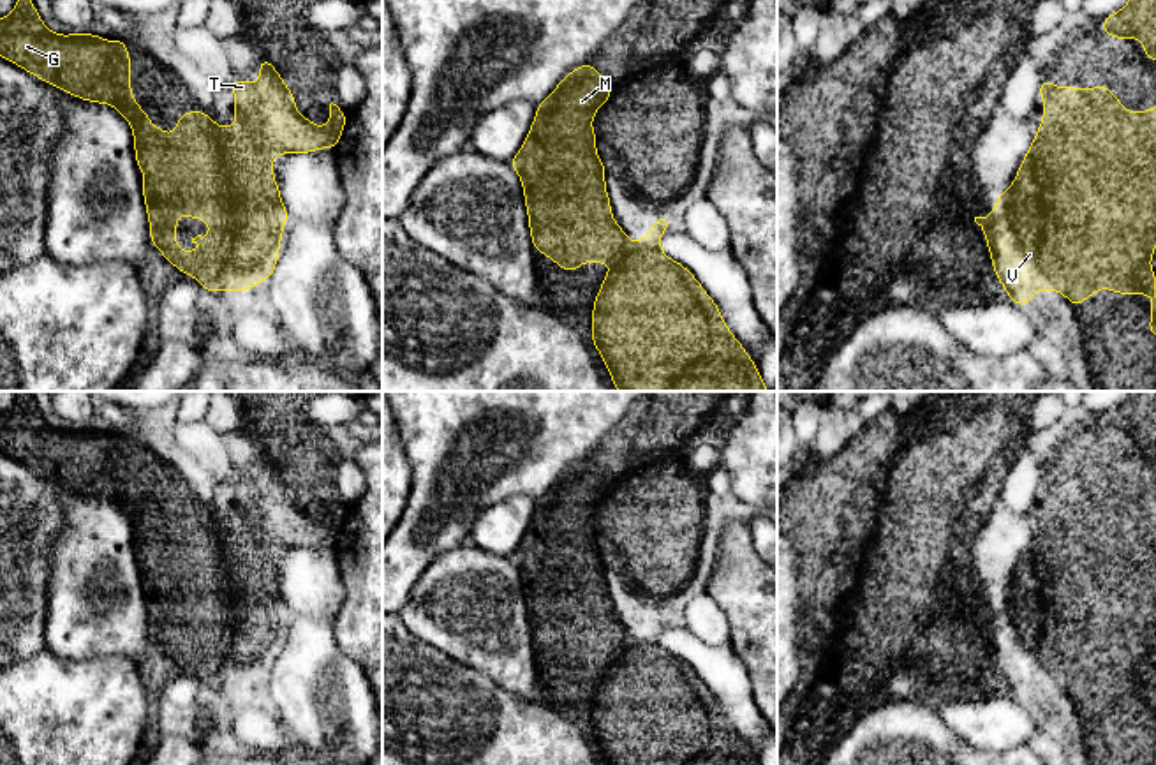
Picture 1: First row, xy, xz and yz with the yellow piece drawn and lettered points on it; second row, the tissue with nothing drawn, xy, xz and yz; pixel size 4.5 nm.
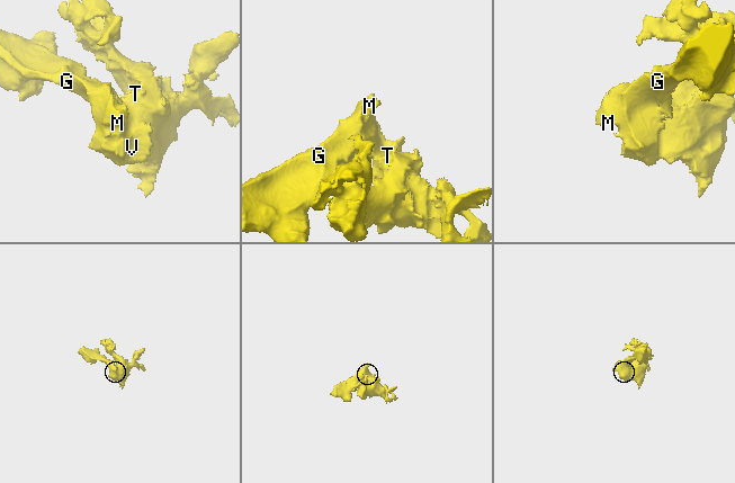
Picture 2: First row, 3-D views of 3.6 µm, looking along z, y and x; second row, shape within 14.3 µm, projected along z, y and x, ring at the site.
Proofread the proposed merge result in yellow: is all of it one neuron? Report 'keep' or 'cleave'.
cleave

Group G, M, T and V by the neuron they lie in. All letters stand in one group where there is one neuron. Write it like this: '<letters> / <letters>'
G M V / T

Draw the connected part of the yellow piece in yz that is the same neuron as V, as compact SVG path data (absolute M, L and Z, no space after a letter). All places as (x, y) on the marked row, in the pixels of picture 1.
M1031 159L1019 166L1013 183L994 201L989 219L974 217L982 227L992 270L1010 300L1022 308L1034 291L1059 291L1068 296L1070 264L1043 234L1043 208L1038 192L1045 178Z

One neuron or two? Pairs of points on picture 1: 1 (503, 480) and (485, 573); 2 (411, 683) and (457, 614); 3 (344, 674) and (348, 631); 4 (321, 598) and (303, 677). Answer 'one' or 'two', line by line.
1: two
2: two
3: two
4: two

